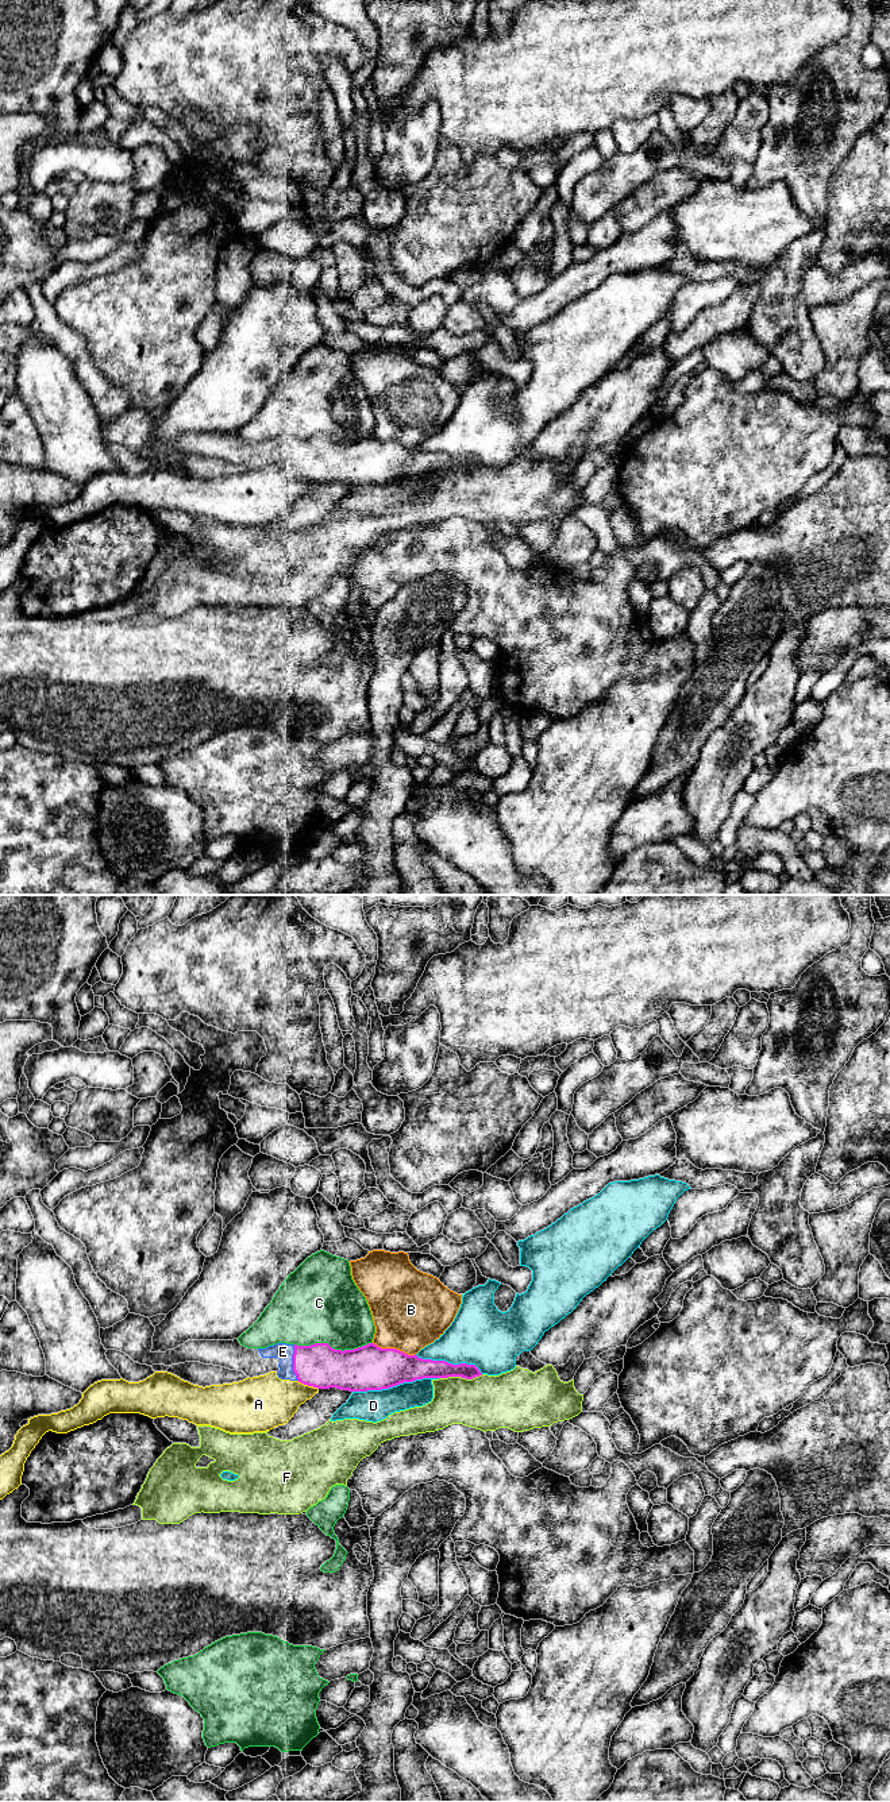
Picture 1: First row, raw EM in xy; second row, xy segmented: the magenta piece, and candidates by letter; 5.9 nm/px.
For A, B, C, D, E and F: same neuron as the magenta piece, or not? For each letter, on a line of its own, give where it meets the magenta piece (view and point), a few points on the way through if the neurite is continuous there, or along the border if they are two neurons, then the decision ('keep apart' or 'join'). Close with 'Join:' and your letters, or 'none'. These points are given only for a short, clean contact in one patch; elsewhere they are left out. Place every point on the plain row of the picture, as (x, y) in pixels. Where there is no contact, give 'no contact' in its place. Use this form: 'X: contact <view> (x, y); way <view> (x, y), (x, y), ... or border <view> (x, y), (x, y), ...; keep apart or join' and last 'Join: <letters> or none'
A: contact xy (308, 478); keep apart
B: contact xy (395, 442); keep apart
C: contact xy (332, 442); keep apart
D: contact xy (395, 478); keep apart
E: contact xy (293, 455); join
F: contact xy (461, 469); keep apart
Join: E

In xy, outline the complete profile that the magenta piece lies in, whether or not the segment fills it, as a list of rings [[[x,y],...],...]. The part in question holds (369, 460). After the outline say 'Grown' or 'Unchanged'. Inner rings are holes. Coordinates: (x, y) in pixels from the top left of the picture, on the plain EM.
[[[128,406],[109,421],[100,421],[105,443],[117,443],[140,458],[178,458],[200,455],[259,470],[276,464],[278,471],[298,474],[317,482],[336,481],[350,485],[382,483],[423,471],[482,468],[475,458],[452,458],[423,452],[374,436],[335,443],[328,436],[297,439],[277,436],[266,441],[247,441],[234,433],[188,433],[174,443],[153,445],[155,420],[149,410]]]. Grown

